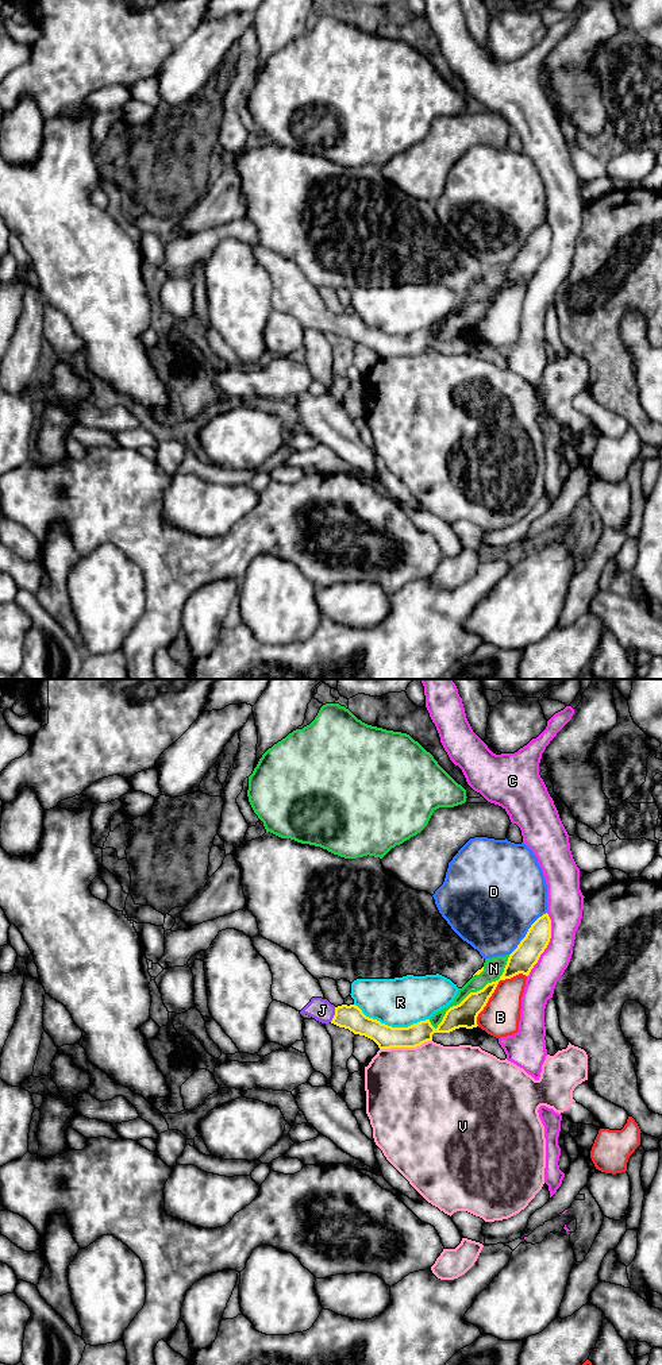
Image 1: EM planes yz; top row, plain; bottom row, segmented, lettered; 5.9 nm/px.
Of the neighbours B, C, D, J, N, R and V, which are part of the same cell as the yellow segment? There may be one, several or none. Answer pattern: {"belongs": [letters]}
{"belongs": ["J"]}

